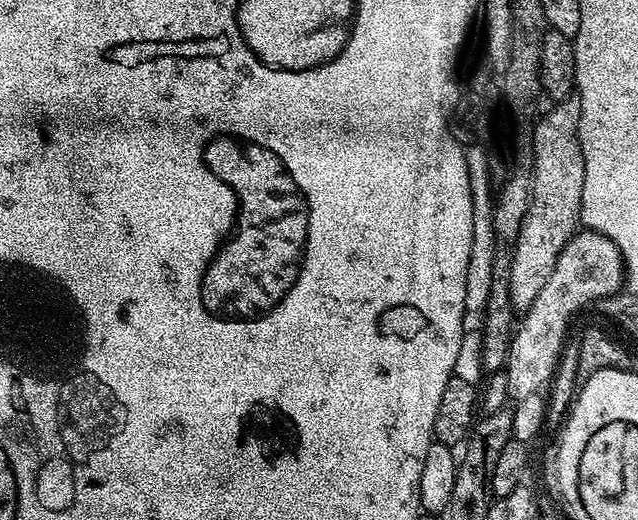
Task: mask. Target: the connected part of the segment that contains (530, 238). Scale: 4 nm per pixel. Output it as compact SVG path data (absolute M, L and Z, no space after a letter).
M573 94L557 103L556 112L540 124L536 141L530 153L530 195L526 218L518 234L518 242L512 247L510 262L510 302L513 313L523 314L534 306L534 298L550 278L558 254L571 236L576 235L580 224L582 206L582 182L586 178L586 166L582 158L582 146L578 138L580 98Z

